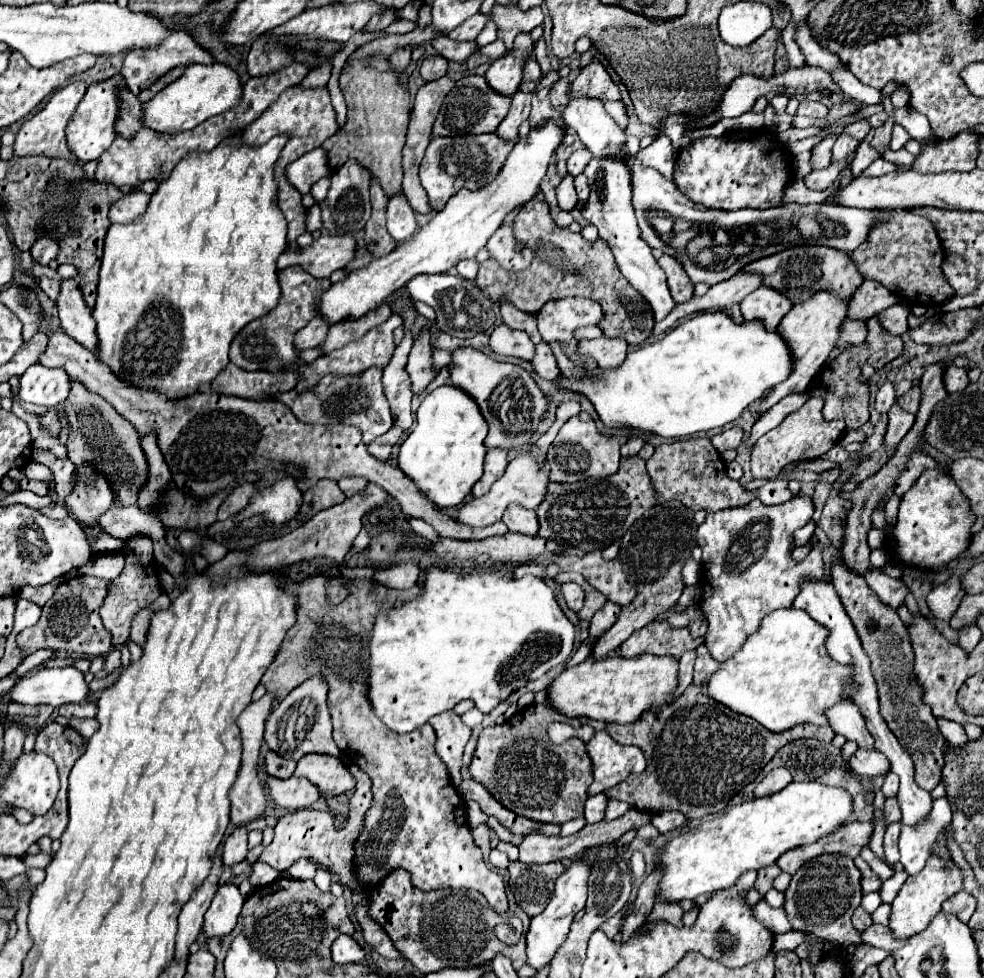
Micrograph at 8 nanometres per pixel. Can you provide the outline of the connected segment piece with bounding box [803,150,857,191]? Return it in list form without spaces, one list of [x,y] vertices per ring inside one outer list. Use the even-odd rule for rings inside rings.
[[[853,150],[853,154],[851,154],[851,156],[847,156],[847,160],[833,163],[827,169],[813,169],[812,172],[803,179],[804,184],[812,190],[826,190],[838,179],[841,170],[845,170],[847,166],[851,166],[851,162],[853,162],[855,154],[857,154],[857,150]]]

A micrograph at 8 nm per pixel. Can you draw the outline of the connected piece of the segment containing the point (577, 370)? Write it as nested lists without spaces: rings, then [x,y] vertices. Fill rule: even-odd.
[[[557,341],[549,342],[549,344],[556,358],[558,367],[561,370],[561,374],[583,378],[583,376],[585,376],[585,372],[583,372],[583,369],[580,366],[574,364],[573,361],[569,360],[569,358],[562,351],[560,345],[555,342]]]

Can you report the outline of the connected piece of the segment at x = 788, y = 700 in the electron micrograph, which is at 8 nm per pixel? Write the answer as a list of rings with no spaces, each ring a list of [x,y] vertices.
[[[789,608],[789,610],[775,610],[761,620],[761,626],[745,640],[741,650],[737,650],[729,660],[721,662],[721,666],[711,674],[709,682],[703,686],[703,692],[713,700],[725,704],[727,708],[745,714],[767,730],[783,732],[797,724],[827,724],[825,708],[837,704],[837,700],[847,698],[843,692],[843,682],[851,676],[851,666],[837,664],[829,658],[825,650],[825,628],[817,624],[807,612]]]

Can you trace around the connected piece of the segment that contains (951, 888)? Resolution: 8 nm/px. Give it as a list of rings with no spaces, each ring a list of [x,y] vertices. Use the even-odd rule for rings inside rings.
[[[929,858],[925,868],[917,874],[917,876],[909,876],[907,882],[903,884],[899,896],[893,900],[893,908],[889,914],[889,930],[893,934],[895,940],[901,938],[911,938],[913,934],[921,932],[927,928],[929,920],[941,910],[941,904],[953,896],[955,892],[959,892],[963,888],[963,874],[957,866],[953,866],[953,862],[945,860],[937,860],[937,858]]]

